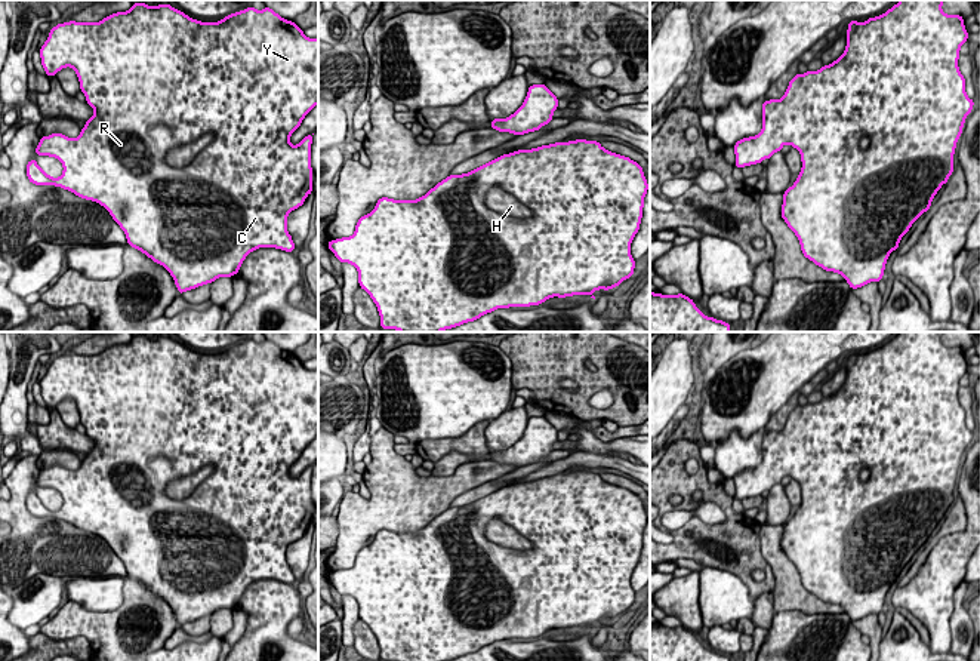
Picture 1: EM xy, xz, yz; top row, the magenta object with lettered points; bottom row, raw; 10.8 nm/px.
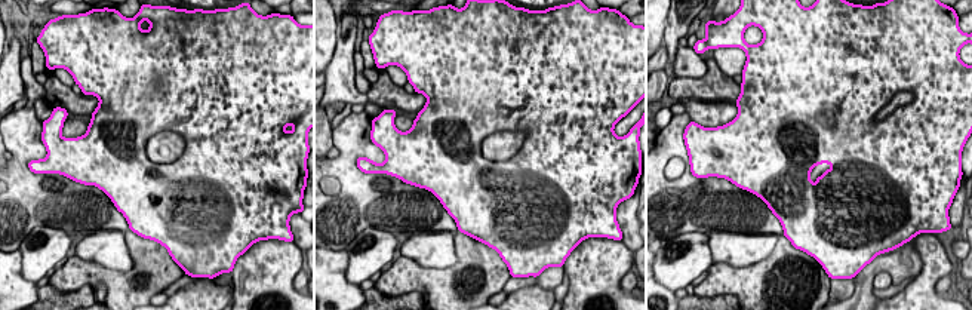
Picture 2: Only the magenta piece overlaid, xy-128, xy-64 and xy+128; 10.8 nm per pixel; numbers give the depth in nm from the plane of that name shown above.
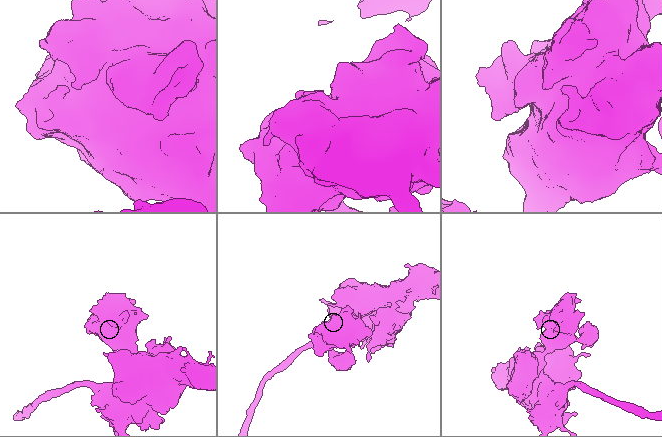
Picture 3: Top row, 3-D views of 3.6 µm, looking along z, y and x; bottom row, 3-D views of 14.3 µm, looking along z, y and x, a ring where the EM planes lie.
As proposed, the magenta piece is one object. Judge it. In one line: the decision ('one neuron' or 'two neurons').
two neurons

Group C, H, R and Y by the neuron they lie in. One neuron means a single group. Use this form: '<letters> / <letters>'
C R Y / H

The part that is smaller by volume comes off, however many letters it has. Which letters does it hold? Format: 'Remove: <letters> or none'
Remove: H

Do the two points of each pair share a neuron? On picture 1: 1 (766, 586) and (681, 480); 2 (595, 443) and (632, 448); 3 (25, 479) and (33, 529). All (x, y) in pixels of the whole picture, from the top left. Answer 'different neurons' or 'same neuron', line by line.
1: same neuron
2: same neuron
3: same neuron

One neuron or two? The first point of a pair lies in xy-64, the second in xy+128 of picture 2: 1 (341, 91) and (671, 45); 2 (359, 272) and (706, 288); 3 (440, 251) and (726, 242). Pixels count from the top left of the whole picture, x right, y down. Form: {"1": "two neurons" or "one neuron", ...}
{"1": "one neuron", "2": "two neurons", "3": "one neuron"}

